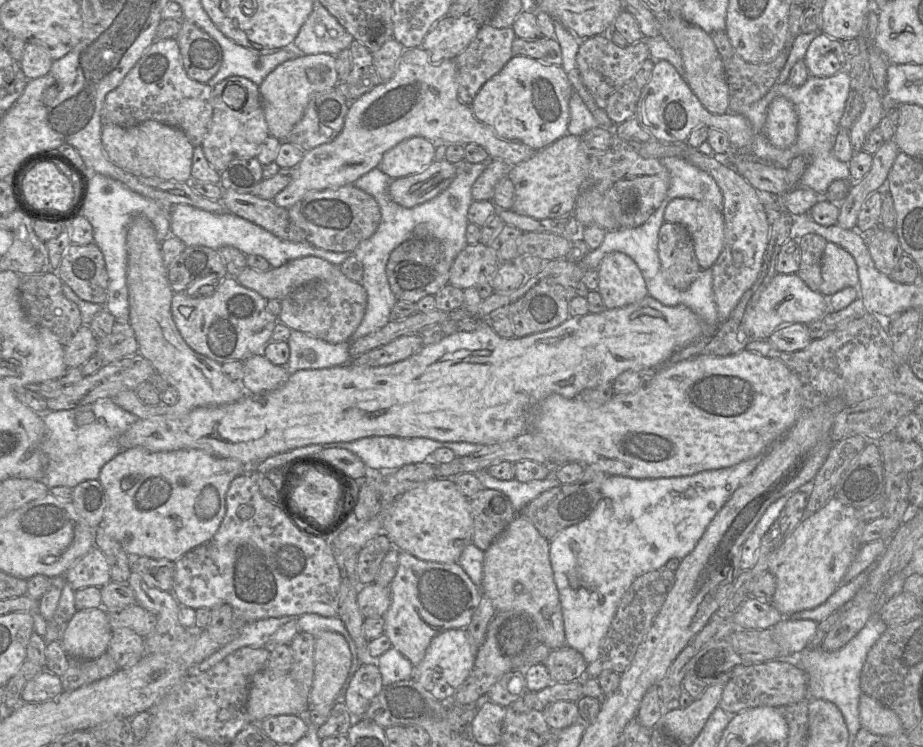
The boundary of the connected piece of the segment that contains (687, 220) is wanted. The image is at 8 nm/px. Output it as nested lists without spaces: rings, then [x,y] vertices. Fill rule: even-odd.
[[[675,198],[665,209],[664,221],[685,227],[692,238],[700,268],[712,268],[724,244],[722,211],[710,203]]]

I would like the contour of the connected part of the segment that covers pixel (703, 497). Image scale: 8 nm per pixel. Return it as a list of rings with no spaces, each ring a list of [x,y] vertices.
[[[766,452],[736,465],[689,476],[635,479],[609,475],[601,487],[601,499],[593,512],[578,524],[560,531],[549,543],[554,581],[559,592],[566,645],[582,654],[589,664],[598,658],[601,643],[622,596],[640,575],[661,569],[669,559],[683,559],[693,551],[710,522],[734,491],[751,475]]]

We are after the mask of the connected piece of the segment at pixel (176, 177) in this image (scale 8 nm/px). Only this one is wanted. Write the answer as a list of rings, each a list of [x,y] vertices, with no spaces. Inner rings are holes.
[[[155,120],[128,128],[104,123],[101,143],[106,158],[131,174],[176,182],[187,182],[191,177],[194,146],[178,128]]]

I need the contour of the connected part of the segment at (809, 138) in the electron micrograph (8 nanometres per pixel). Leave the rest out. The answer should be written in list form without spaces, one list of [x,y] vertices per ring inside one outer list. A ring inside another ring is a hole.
[[[846,69],[830,77],[810,75],[799,87],[789,83],[776,83],[760,100],[749,106],[743,116],[752,127],[753,141],[751,151],[761,161],[787,169],[793,158],[803,155],[808,159],[808,166],[802,175],[798,187],[810,188],[819,195],[825,195],[830,184],[838,179],[848,179],[848,163],[838,160],[833,153],[836,135],[840,129],[840,119],[844,113],[846,100],[850,92],[850,75]],[[783,96],[790,100],[797,114],[796,141],[787,149],[773,146],[765,136],[765,122],[770,103],[775,97]]]

